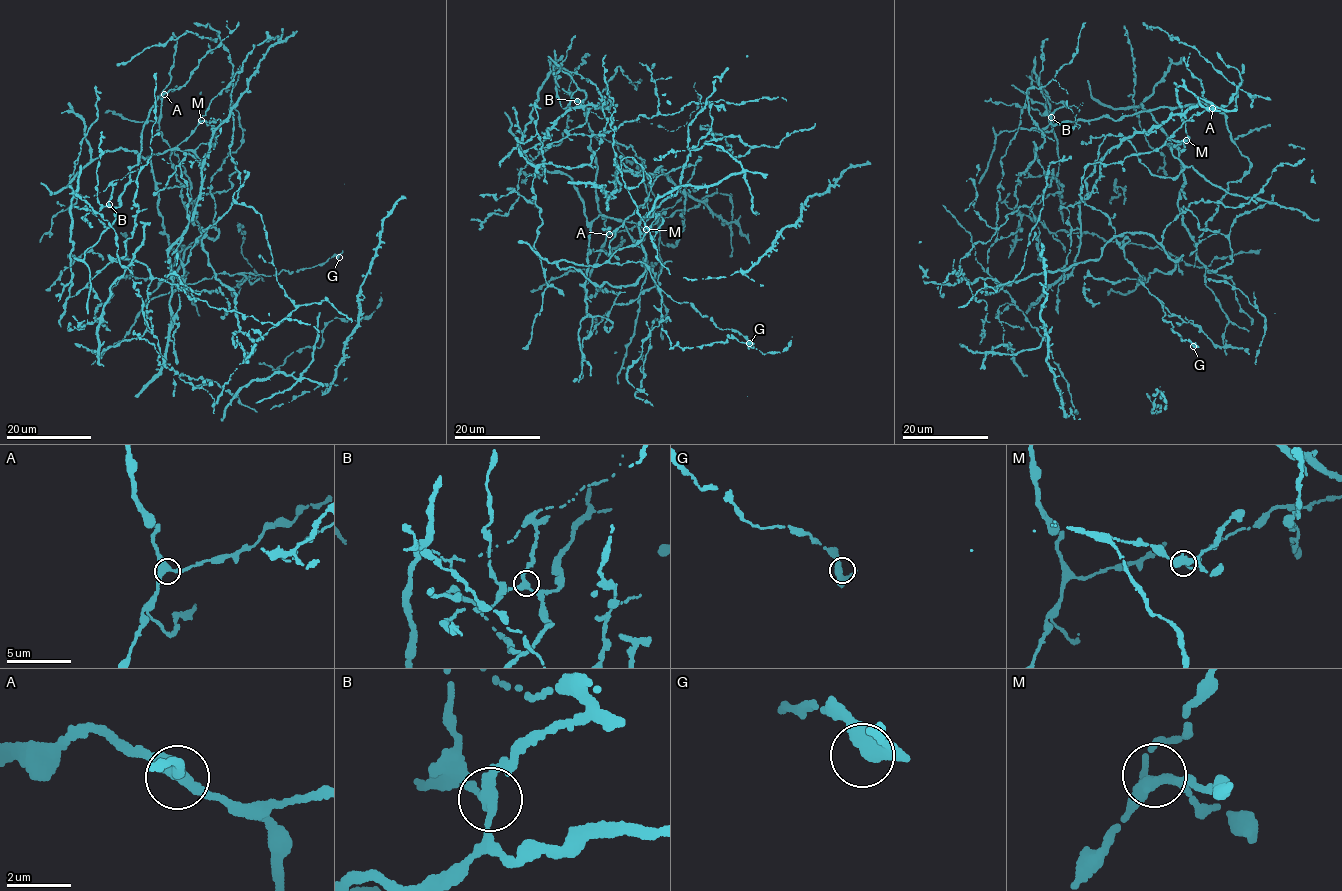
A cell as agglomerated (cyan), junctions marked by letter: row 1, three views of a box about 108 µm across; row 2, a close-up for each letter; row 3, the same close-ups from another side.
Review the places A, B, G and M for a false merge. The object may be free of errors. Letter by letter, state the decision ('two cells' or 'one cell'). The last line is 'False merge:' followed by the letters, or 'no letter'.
A: one cell
B: two cells
G: one cell
M: one cell
False merge: B

